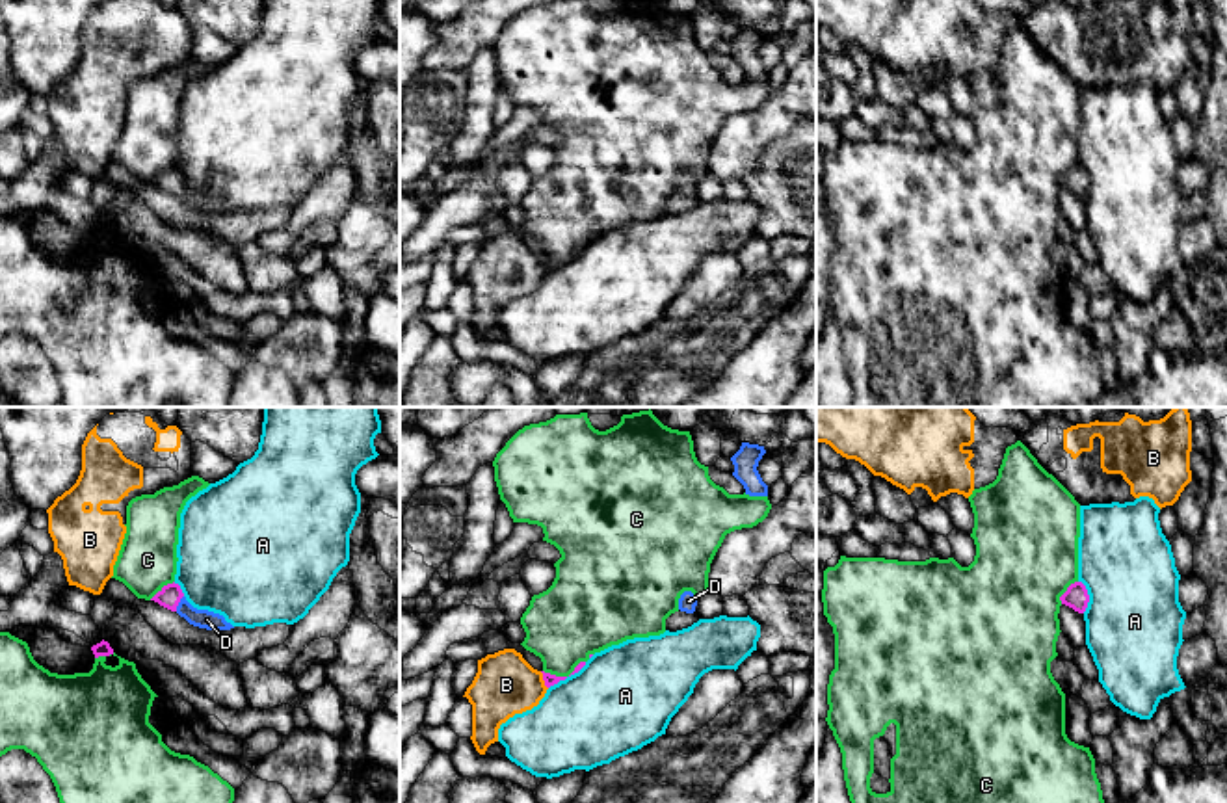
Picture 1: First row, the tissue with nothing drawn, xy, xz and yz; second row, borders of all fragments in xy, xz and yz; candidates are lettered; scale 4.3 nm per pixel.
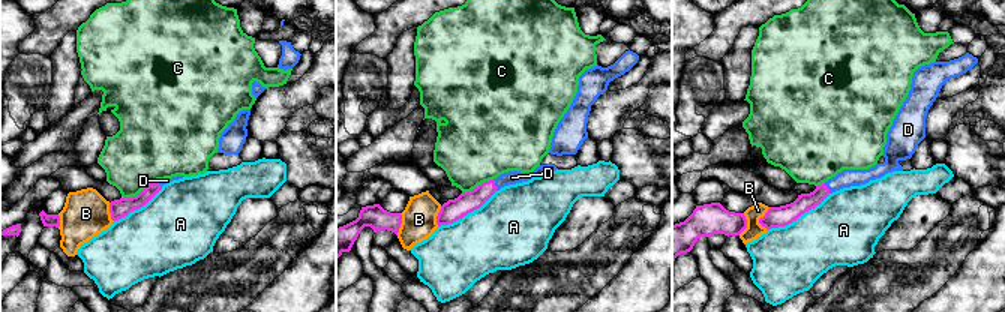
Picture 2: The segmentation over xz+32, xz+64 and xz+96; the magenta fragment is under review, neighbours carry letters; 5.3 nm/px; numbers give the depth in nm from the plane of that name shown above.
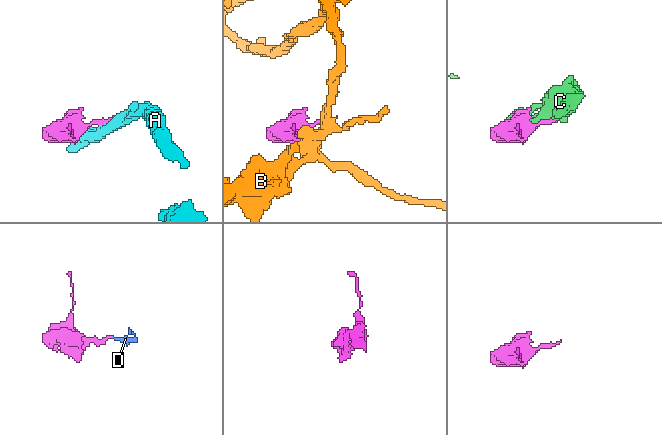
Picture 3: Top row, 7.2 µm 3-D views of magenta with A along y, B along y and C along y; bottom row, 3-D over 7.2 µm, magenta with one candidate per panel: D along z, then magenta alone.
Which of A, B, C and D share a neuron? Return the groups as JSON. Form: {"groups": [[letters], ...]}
{"groups": [["A"], ["B"], ["C"], ["D"]]}

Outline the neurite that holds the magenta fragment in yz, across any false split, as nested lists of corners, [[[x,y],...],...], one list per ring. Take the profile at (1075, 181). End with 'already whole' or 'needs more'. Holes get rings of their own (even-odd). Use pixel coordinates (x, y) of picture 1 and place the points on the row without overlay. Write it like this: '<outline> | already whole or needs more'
[[[1075,165],[1067,171],[1060,184],[1075,195],[1084,197],[1089,186],[1089,178],[1082,165]]] | already whole

